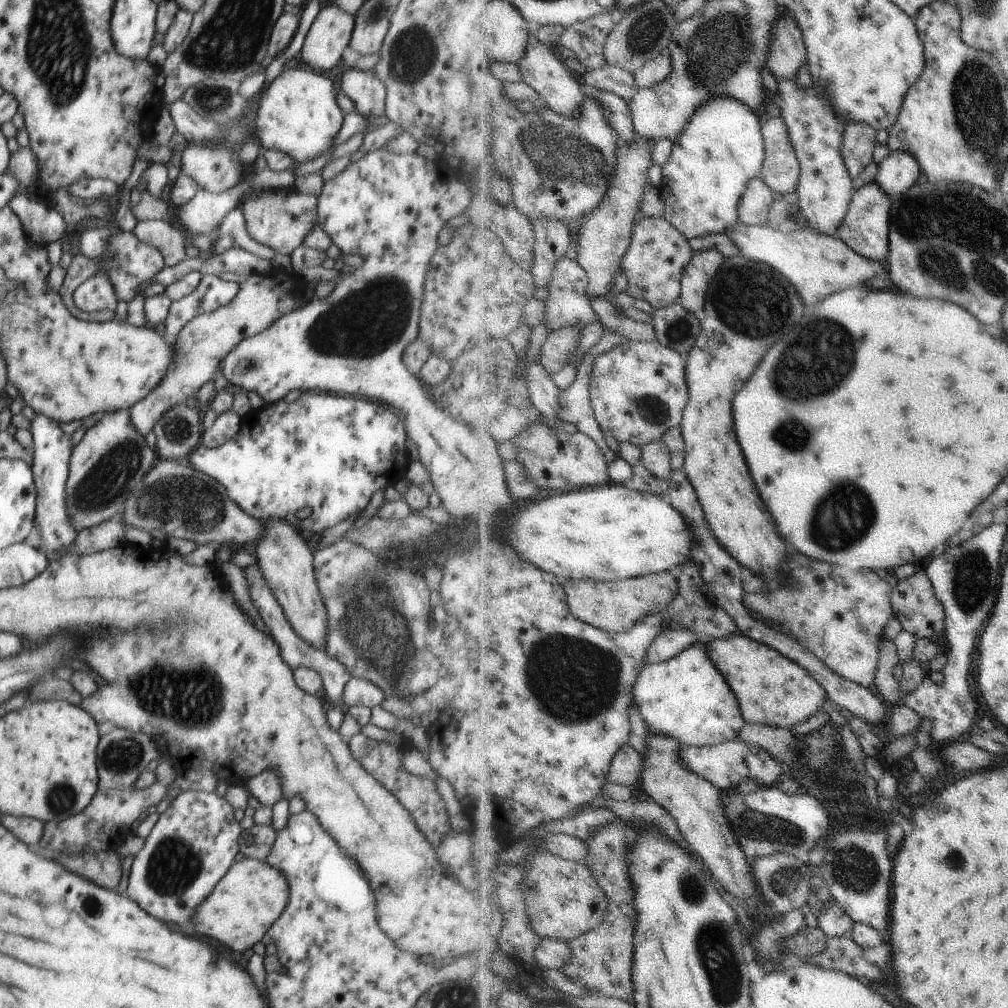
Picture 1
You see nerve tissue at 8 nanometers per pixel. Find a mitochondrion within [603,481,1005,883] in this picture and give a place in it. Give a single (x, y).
(974, 575)

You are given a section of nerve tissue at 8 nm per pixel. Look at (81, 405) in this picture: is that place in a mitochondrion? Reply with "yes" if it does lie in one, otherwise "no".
no

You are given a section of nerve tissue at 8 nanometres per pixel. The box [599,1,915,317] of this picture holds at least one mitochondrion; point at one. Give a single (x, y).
(722, 39)

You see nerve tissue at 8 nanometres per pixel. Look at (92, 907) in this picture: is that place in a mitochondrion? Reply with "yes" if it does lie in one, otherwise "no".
yes

